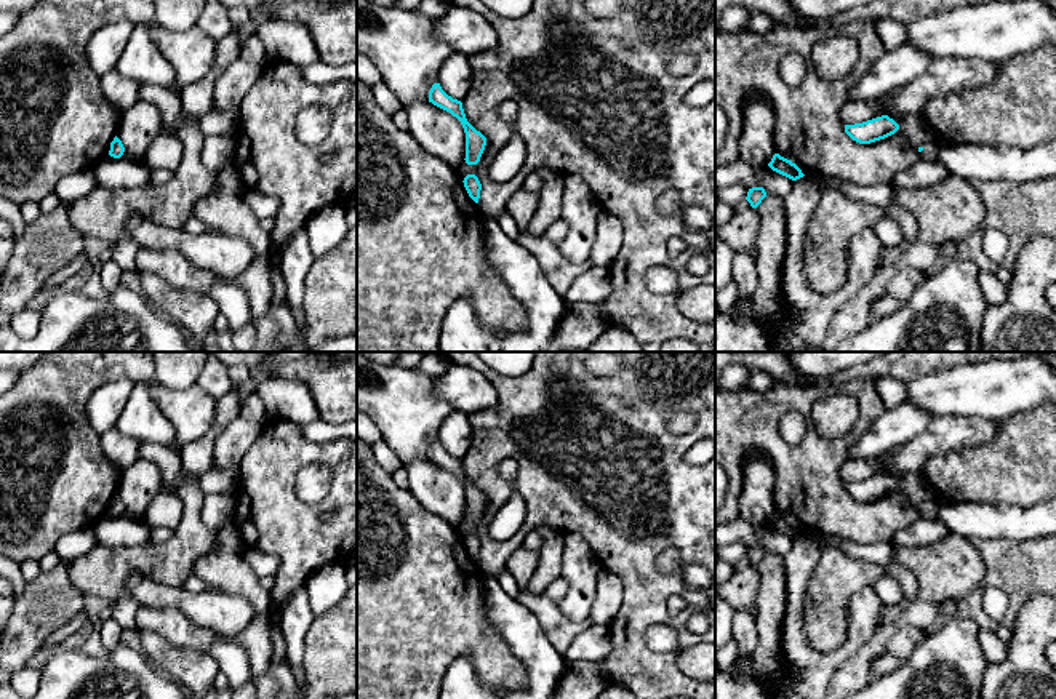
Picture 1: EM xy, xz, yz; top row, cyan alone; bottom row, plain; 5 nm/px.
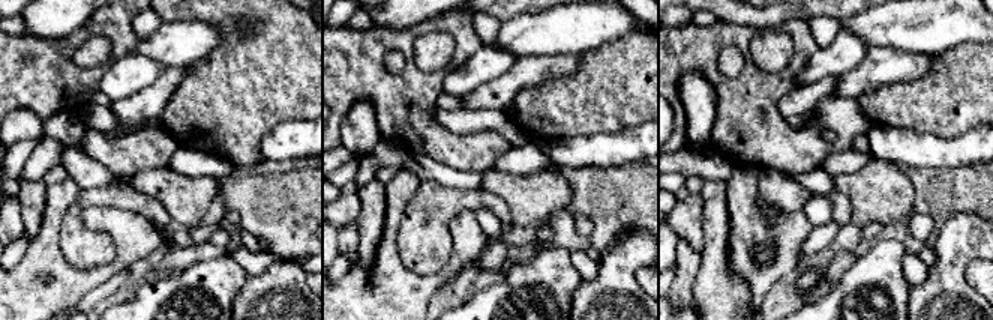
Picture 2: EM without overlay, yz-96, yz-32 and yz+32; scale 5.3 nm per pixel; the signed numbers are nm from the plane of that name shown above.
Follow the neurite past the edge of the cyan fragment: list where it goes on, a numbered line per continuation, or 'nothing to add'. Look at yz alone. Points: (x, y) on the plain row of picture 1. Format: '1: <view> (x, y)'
1: yz (930, 511)

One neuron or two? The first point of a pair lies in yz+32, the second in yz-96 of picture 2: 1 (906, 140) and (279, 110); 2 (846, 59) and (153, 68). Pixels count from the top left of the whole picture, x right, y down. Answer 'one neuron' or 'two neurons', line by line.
1: two neurons
2: one neuron

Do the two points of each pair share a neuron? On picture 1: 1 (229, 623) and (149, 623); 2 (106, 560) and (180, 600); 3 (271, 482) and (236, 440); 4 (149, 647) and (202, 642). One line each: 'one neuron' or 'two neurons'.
1: two neurons
2: two neurons
3: two neurons
4: two neurons

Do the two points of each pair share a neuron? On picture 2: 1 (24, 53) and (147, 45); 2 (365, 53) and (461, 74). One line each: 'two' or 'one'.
1: two
2: two

